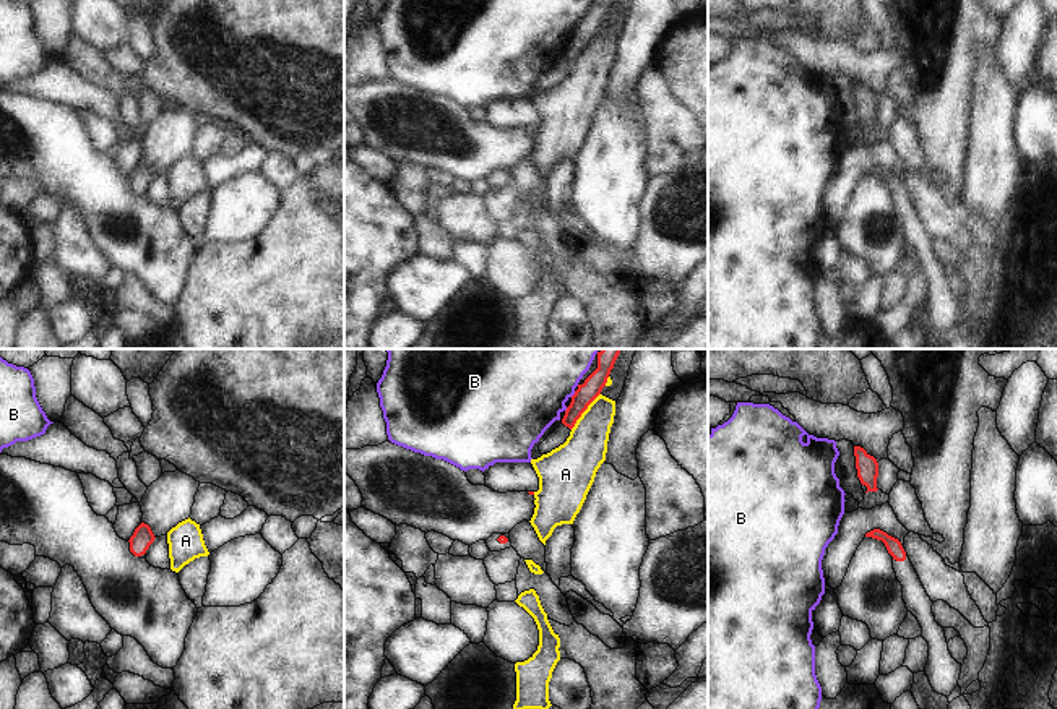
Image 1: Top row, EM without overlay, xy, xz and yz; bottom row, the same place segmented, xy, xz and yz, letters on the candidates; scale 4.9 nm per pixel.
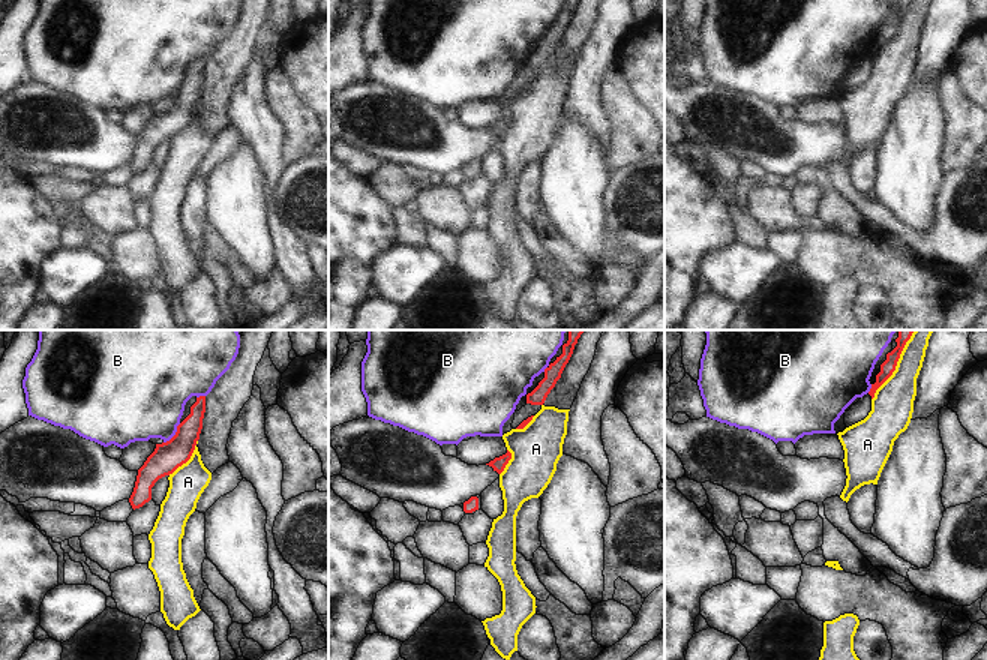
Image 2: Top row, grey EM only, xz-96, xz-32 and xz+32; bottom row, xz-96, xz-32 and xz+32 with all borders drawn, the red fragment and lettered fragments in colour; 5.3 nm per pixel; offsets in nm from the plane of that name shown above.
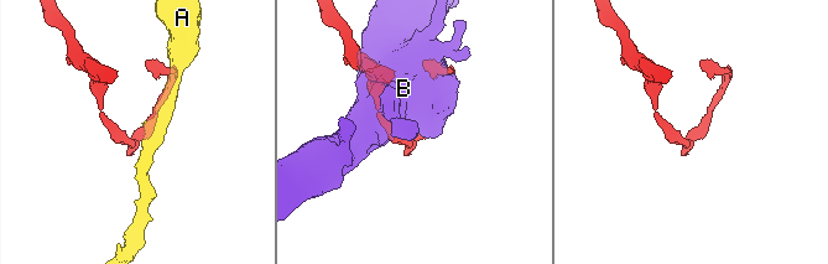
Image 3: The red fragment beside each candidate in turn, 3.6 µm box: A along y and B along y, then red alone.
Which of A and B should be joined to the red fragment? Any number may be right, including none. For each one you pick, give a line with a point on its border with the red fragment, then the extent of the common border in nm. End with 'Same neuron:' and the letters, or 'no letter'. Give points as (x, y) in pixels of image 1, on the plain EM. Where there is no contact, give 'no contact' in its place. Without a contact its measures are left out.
Same neuron: no letter

